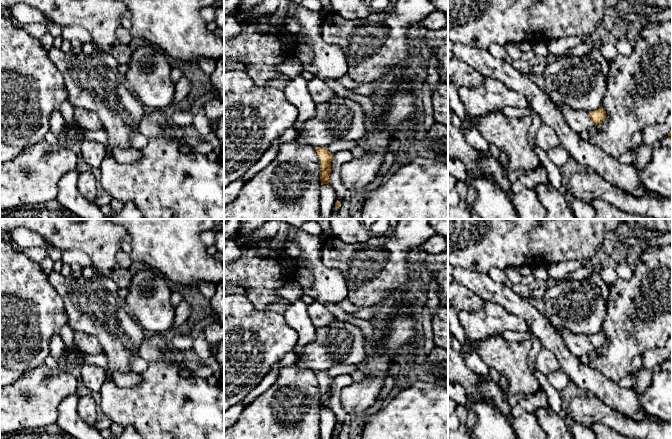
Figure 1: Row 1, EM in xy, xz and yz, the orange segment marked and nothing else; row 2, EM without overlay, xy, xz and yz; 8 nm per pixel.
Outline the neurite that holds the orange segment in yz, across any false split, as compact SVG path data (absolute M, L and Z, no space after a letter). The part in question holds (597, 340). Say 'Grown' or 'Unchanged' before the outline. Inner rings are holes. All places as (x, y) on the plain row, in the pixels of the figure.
Grown. M554 327L554 330L560 335L572 355L578 358L582 355L589 355L594 349L601 348L607 339L602 330L591 336L573 334L557 327Z

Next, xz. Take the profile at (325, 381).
Unchanged. M317 371L314 372L318 379L318 384L320 387L320 404L321 409L329 408L329 400L331 397L331 385L333 383L334 378L330 377L327 374L327 371Z

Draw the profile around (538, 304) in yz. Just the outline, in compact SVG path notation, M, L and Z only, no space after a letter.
M529 295L523 296L531 305L533 305L541 314L544 313L544 301L543 299L536 300Z

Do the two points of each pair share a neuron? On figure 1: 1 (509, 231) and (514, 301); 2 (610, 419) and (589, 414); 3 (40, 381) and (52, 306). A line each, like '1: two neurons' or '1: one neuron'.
1: two neurons
2: one neuron
3: two neurons

